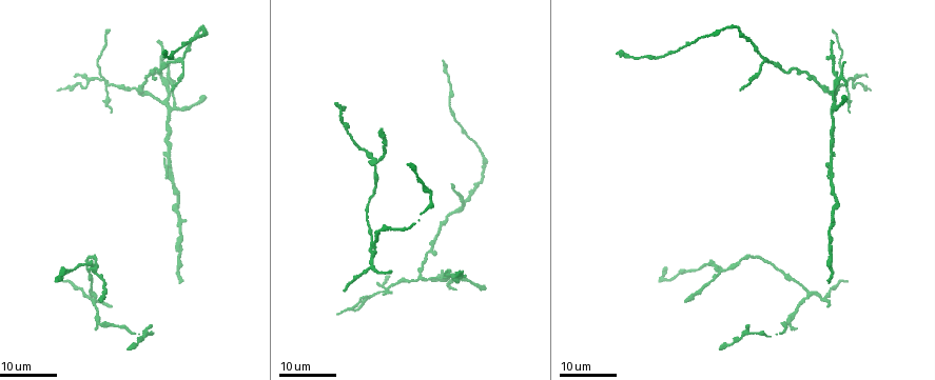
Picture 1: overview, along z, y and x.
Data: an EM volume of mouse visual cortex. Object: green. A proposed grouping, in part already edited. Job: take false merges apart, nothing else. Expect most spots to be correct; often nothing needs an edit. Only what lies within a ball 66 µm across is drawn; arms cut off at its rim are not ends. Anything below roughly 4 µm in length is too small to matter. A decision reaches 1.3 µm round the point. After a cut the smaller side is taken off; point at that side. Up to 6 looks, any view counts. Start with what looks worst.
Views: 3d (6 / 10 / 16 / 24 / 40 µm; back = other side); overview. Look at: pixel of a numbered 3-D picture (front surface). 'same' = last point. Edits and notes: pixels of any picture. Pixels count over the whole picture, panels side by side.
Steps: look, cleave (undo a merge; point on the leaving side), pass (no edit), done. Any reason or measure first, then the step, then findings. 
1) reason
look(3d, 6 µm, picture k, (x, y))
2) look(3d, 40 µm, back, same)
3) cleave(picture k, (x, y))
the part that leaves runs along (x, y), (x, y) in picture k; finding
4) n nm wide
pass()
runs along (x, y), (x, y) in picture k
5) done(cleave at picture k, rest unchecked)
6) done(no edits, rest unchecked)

branch point
look(3d, 16 µm, picture 1, (421, 275))

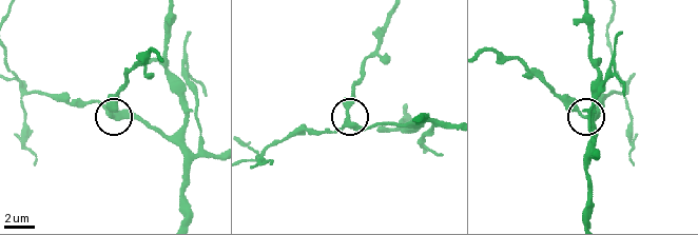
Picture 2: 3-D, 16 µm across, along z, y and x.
look(3d, 6 µm, picture 2, (346, 118))

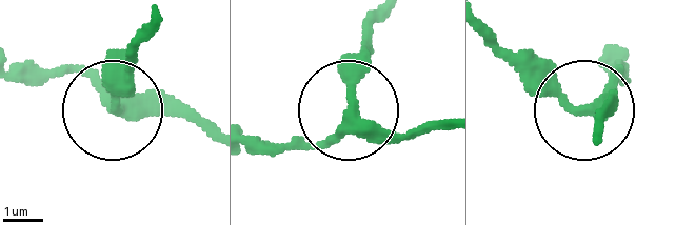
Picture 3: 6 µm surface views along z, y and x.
pass()
runs along (205, 135), (175, 118), (124, 114), (75, 70), (47, 67) in picture 3; continuous, no second neuron

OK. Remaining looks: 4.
look(3d, 24 µm, picture 1, (107, 80))

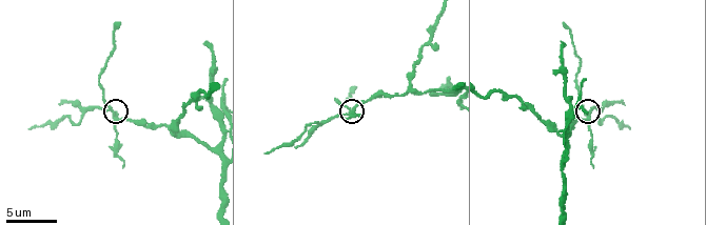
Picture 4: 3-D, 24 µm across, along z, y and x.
look(3d, 6 µm, picture 4, (115, 112))

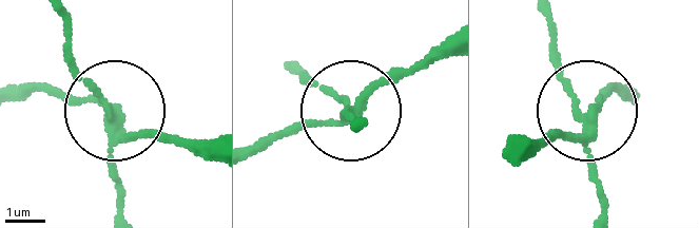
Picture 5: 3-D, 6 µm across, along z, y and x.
3 arms
cleave(picture 5, (90, 79))
the part that leaves runs along (108, 125), (103, 97), (74, 57), (66, 17) in picture 5; a second neuron is stuck on

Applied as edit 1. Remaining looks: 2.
done(cleave at picture 5, rest unchecked)

